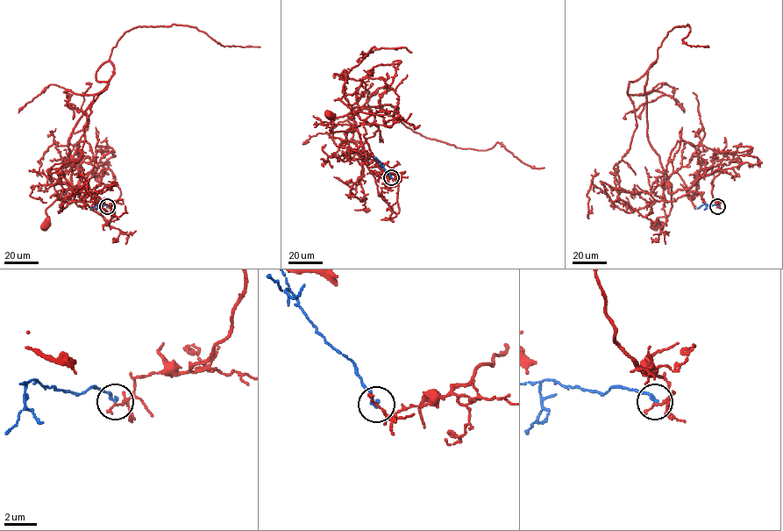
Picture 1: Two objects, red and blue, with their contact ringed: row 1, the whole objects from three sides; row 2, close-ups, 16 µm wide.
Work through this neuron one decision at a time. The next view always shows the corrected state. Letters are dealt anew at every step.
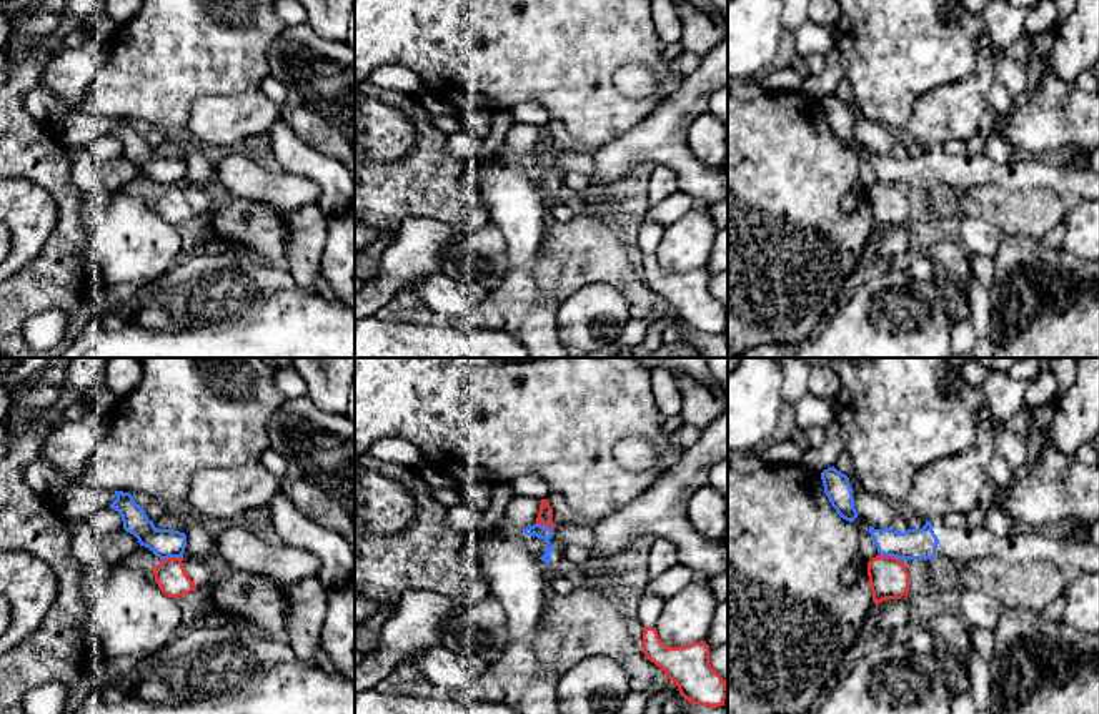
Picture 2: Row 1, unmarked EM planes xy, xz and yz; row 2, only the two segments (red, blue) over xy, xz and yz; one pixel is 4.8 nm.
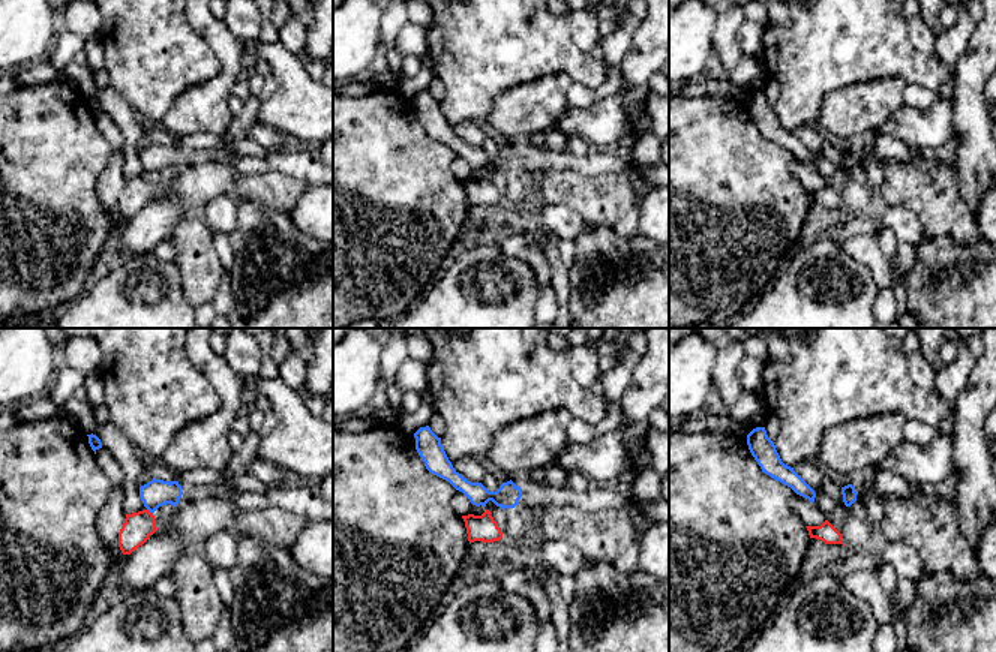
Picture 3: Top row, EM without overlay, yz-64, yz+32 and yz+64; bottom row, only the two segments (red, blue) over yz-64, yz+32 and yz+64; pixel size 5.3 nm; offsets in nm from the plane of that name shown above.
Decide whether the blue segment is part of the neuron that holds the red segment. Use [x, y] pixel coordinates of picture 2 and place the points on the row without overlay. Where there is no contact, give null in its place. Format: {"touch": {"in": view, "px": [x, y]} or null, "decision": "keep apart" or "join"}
{"touch": {"in": "yz", "px": [891, 183]}, "decision": "keep apart"}

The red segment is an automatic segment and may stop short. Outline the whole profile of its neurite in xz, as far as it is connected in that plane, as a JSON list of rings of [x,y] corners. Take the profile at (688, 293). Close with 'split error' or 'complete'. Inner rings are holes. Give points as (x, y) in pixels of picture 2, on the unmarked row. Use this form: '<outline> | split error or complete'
[[[644,255],[641,275],[686,328],[709,335],[724,333],[726,306],[711,295],[706,268],[671,275],[659,266],[656,255]]] | complete

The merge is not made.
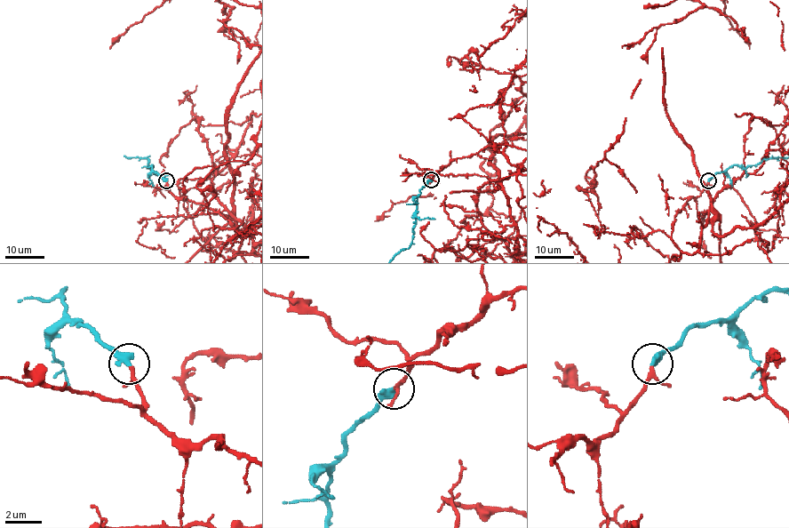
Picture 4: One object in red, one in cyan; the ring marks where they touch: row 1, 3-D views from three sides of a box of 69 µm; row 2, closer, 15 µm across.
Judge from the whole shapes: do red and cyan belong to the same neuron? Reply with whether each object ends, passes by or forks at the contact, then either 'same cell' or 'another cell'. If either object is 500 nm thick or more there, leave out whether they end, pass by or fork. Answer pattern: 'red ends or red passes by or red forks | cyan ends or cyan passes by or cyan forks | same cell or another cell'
red passes by | cyan ends | same cell

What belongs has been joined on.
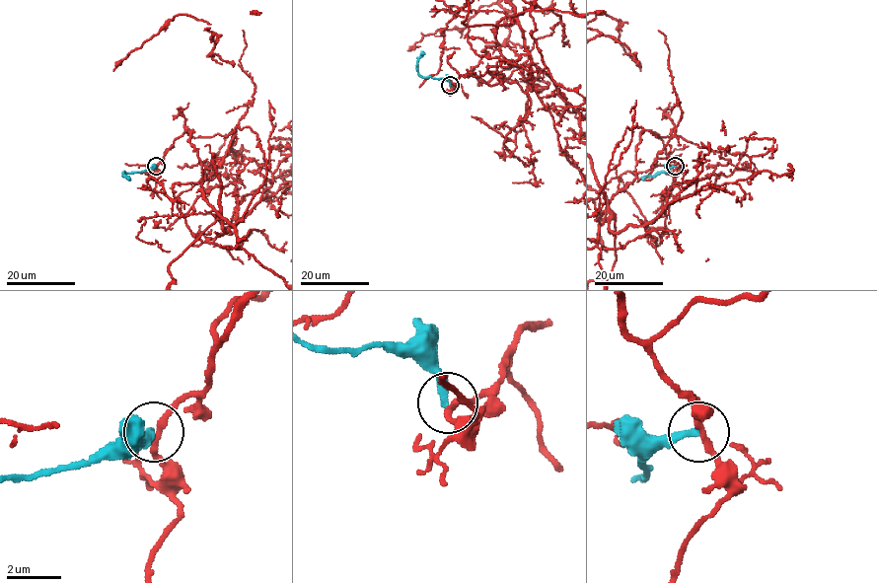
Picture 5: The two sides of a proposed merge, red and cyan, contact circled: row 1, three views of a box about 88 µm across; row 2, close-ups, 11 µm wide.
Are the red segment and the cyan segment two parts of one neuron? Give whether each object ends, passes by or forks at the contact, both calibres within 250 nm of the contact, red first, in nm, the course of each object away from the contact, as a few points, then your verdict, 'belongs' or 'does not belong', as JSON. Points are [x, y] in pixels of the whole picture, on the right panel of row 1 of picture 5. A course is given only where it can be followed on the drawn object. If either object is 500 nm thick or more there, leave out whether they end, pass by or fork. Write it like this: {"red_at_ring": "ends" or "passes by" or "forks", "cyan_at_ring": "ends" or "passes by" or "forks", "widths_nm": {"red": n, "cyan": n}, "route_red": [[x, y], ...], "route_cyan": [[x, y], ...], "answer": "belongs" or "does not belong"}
{"red_at_ring": "passes by", "cyan_at_ring": "ends", "widths_nm": {"red": 240, "cyan": 280}, "route_red": [[675, 167], [644, 130], [635, 179], [606, 208], [615, 220], [612, 274]], "route_cyan": [[675, 166], [667, 173], [656, 173], [641, 180]], "answer": "does not belong"}

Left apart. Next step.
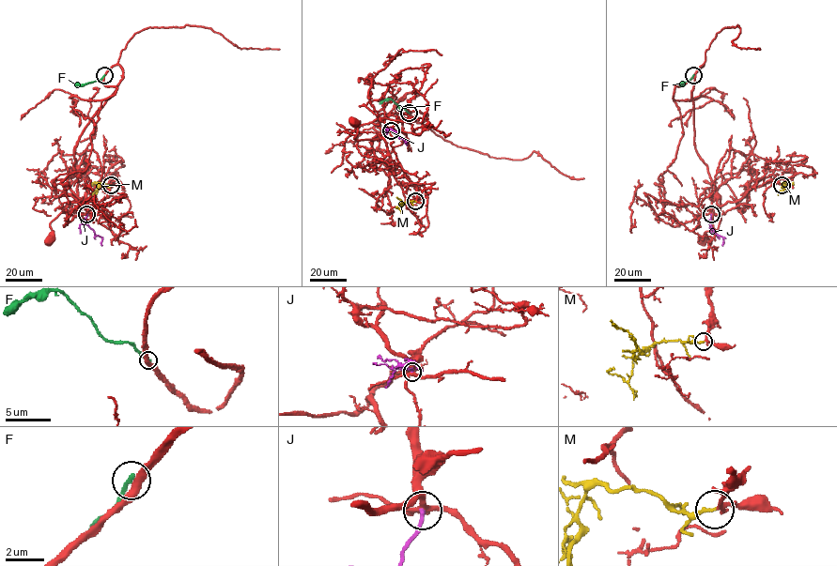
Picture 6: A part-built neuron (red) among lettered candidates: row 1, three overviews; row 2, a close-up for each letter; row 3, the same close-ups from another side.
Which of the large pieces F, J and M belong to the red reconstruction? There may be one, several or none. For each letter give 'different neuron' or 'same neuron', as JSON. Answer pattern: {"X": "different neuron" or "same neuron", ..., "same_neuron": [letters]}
{"F": "different neuron", "J": "different neuron", "M": "same neuron", "same_neuron": ["M"]}

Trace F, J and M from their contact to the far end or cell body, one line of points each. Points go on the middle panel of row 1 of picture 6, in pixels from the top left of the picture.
F: (409, 113), (390, 99), (379, 103)
J: (391, 130), (397, 132), (406, 142)
M: (415, 201), (402, 204), (396, 197)

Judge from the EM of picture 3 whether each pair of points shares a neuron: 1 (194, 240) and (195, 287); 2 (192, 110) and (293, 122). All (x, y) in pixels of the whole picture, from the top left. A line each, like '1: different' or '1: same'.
1: same
2: different

